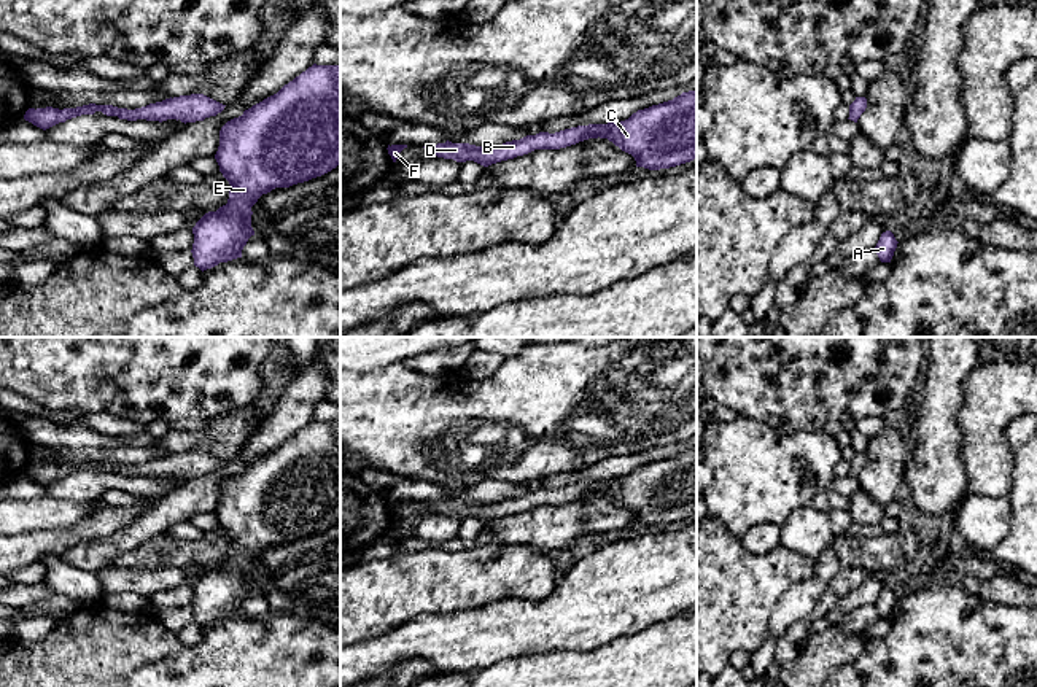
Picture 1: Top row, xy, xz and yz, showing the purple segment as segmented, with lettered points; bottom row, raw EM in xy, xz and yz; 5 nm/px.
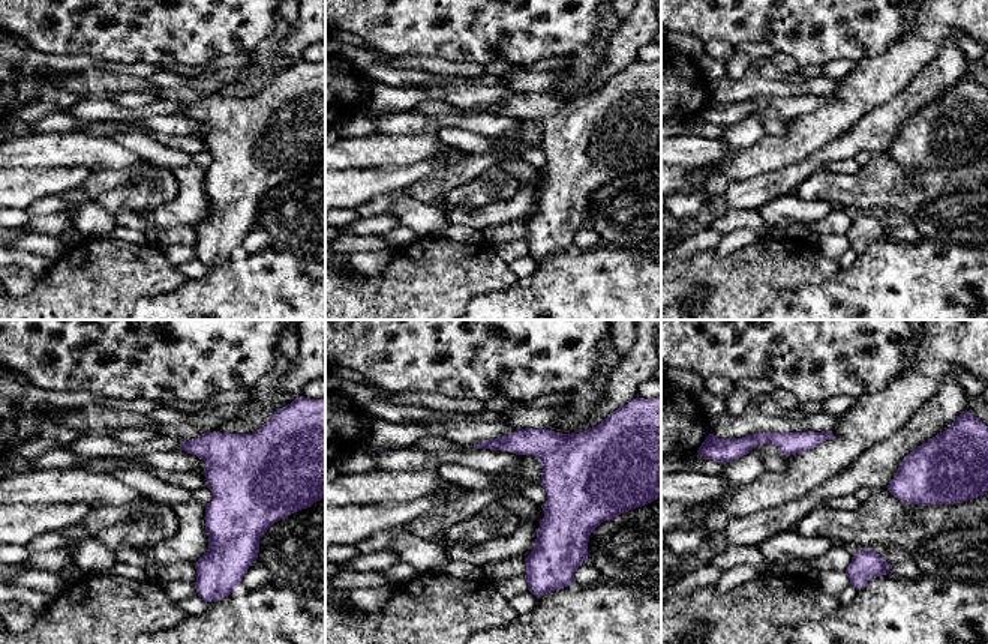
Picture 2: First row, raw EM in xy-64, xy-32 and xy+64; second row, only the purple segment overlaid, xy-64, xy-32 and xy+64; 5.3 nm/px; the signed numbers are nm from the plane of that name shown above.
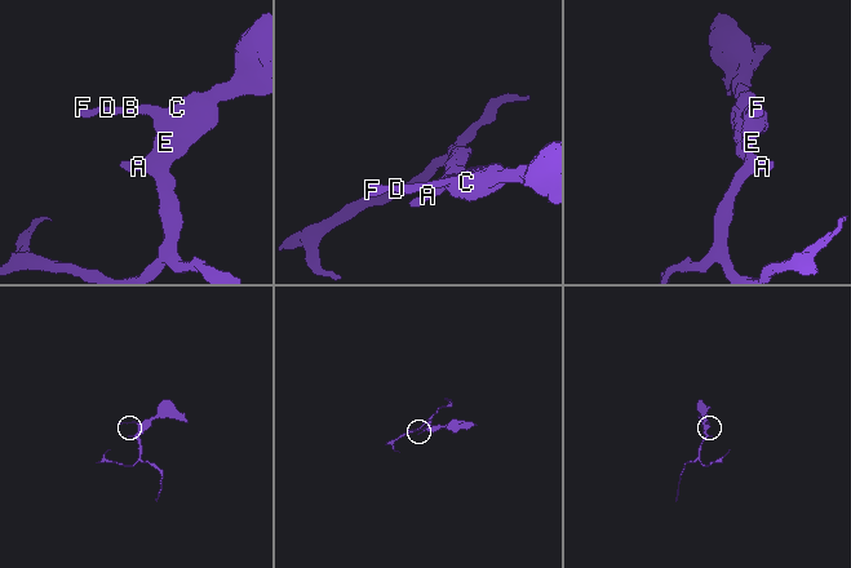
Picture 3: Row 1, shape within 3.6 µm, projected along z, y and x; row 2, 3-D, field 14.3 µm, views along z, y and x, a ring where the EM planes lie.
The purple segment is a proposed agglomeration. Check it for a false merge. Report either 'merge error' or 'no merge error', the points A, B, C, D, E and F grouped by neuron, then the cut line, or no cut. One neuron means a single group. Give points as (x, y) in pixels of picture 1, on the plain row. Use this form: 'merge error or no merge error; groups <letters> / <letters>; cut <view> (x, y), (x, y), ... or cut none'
no merge error; groups A B C D E F; cut none

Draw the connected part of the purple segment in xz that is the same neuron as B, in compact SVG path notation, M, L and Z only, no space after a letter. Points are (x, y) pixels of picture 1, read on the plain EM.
M697 447L638 466L620 479L577 482L555 490L539 488L498 503L447 496L423 504L437 514L456 518L474 517L488 523L534 506L560 506L598 493L631 510L636 523L660 526L690 518L697 514Z

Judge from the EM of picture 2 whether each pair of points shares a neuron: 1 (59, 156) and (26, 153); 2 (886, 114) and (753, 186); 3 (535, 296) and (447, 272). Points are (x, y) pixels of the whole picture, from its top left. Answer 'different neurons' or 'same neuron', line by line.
1: same neuron
2: same neuron
3: different neurons

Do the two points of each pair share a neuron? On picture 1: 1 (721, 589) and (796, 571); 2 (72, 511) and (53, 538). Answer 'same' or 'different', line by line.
1: same
2: different

